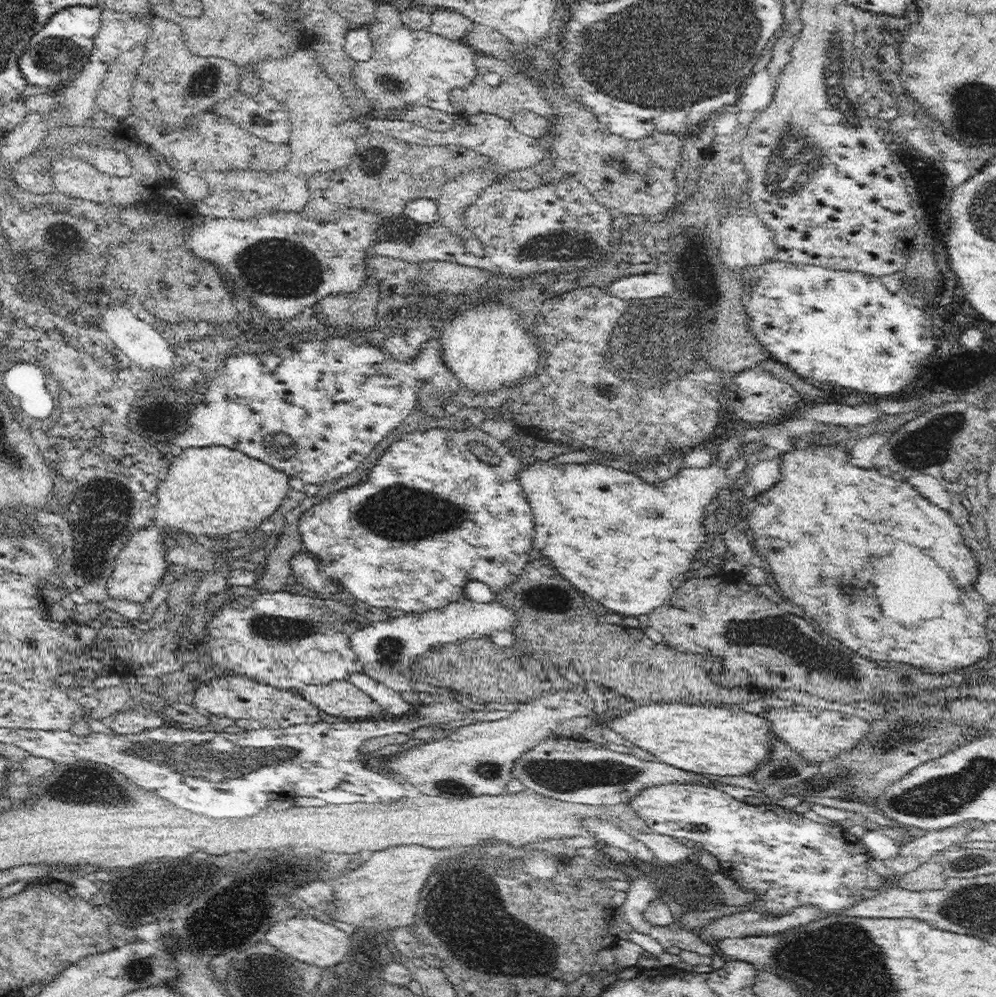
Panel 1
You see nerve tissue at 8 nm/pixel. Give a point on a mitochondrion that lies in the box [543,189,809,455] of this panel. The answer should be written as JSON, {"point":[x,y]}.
{"point":[641,352]}

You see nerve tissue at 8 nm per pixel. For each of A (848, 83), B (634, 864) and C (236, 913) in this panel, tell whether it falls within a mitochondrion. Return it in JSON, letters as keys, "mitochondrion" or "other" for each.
{"A":"other","B":"other","C":"mitochondrion"}

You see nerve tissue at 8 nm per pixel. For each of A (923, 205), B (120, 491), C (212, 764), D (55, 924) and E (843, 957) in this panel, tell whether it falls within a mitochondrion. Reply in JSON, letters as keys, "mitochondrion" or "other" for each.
{"A":"other","B":"other","C":"mitochondrion","D":"other","E":"mitochondrion"}

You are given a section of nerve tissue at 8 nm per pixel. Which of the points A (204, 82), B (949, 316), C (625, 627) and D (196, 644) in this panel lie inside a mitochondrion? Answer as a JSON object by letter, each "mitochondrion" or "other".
{"A":"mitochondrion","B":"other","C":"other","D":"other"}

